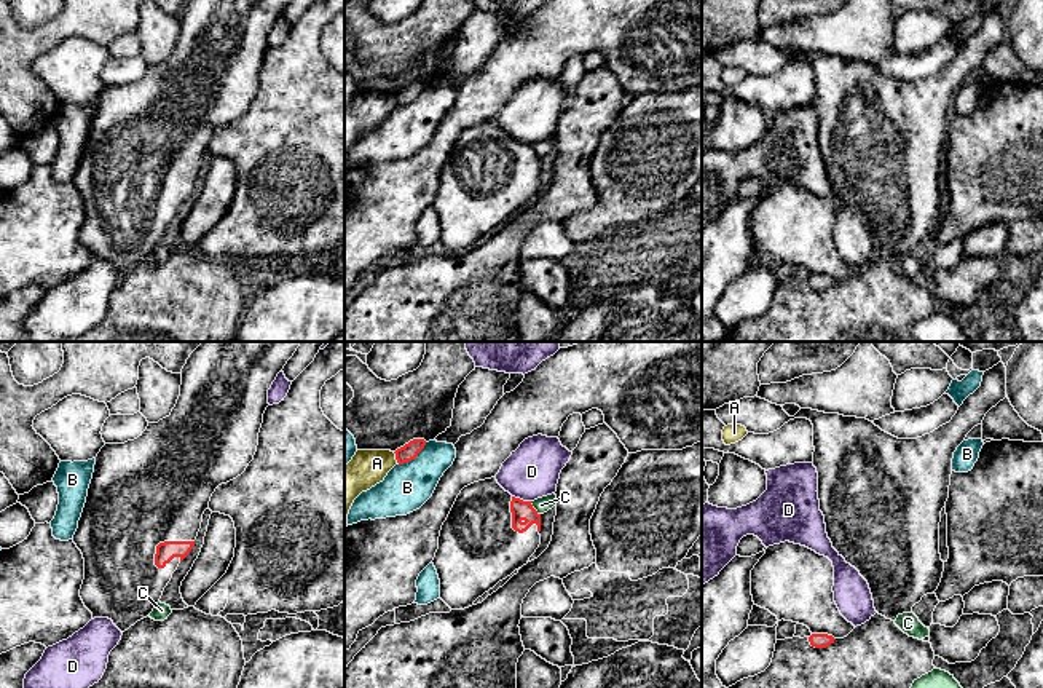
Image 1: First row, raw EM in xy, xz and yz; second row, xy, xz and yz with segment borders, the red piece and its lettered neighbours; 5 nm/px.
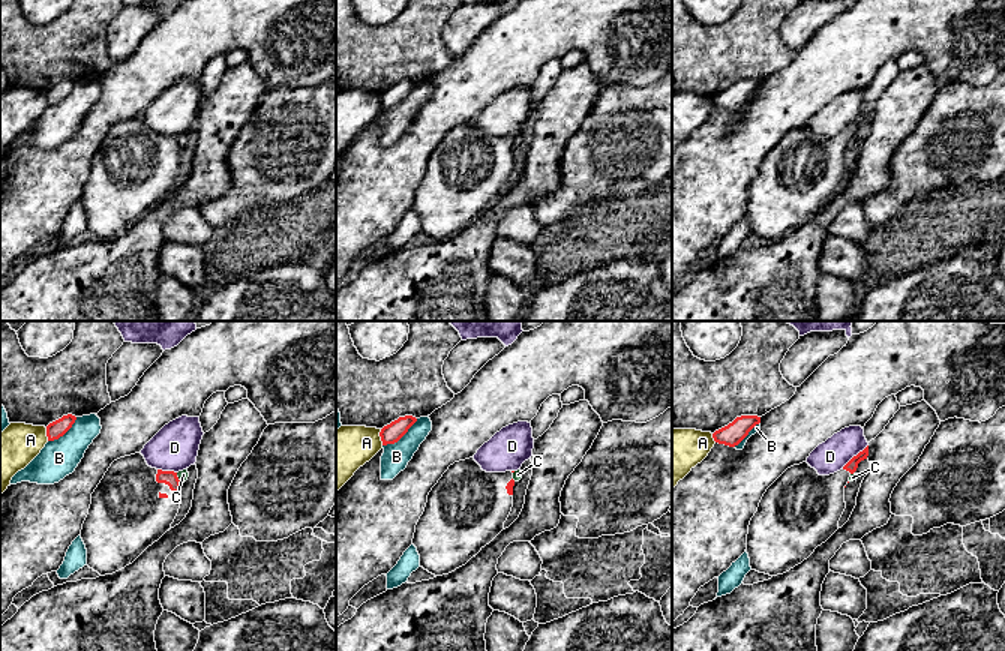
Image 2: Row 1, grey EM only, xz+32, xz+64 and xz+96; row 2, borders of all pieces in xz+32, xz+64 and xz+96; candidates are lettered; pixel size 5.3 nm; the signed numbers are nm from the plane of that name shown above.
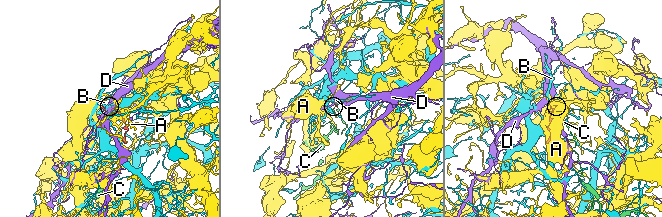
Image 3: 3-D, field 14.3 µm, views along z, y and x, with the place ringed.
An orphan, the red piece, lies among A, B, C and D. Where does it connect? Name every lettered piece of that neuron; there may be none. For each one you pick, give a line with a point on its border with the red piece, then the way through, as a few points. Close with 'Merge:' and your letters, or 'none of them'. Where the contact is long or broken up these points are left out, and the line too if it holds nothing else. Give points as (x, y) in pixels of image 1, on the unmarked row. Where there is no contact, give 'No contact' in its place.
Merge: none of them

